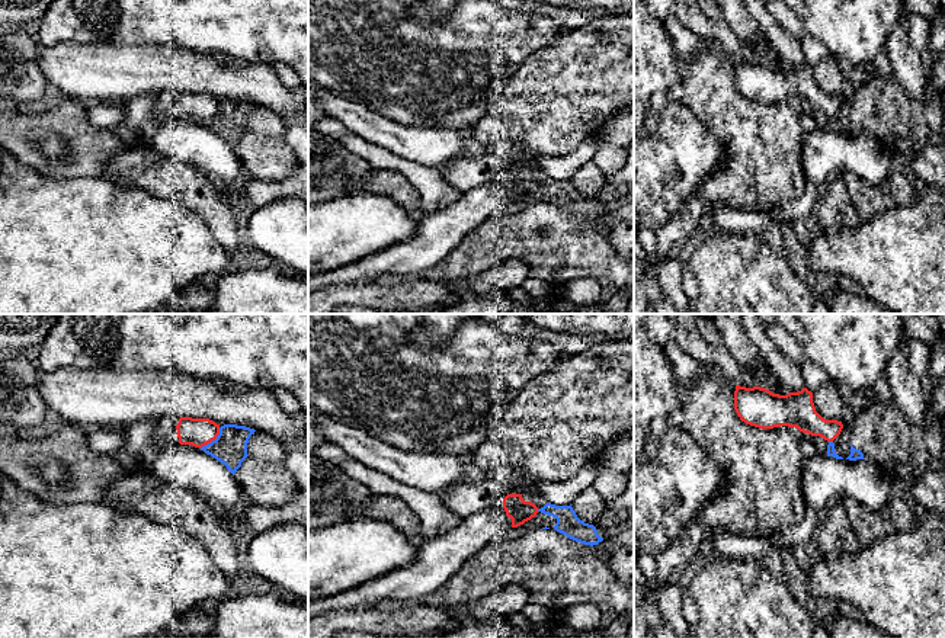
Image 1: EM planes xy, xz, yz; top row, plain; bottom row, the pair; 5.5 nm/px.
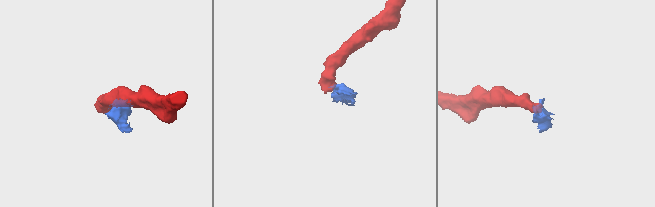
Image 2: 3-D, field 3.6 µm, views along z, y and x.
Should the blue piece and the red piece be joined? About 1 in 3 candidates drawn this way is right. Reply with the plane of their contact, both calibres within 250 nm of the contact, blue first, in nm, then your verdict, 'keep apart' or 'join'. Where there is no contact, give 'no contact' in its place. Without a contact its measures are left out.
xy | 190/160 nm | keep apart

